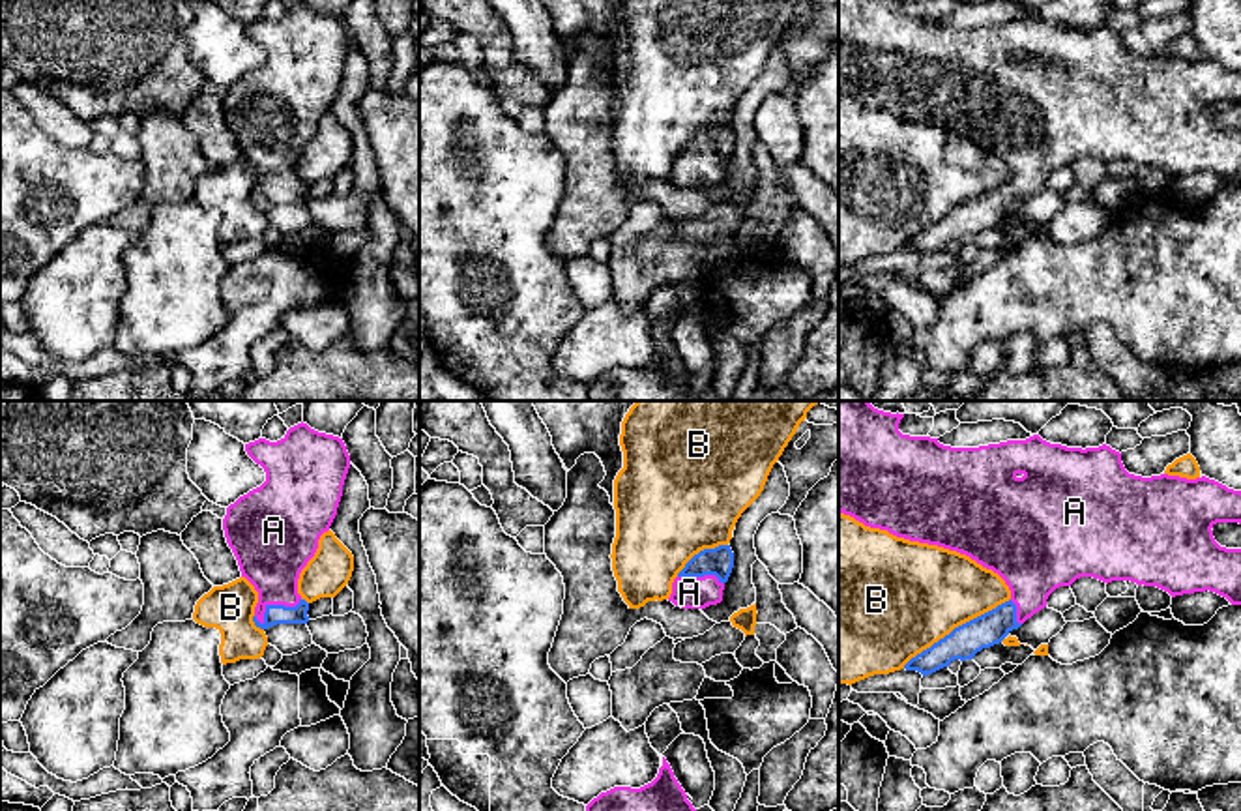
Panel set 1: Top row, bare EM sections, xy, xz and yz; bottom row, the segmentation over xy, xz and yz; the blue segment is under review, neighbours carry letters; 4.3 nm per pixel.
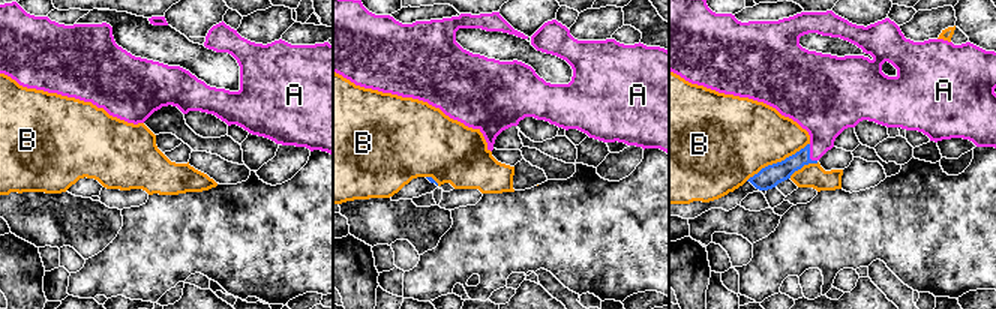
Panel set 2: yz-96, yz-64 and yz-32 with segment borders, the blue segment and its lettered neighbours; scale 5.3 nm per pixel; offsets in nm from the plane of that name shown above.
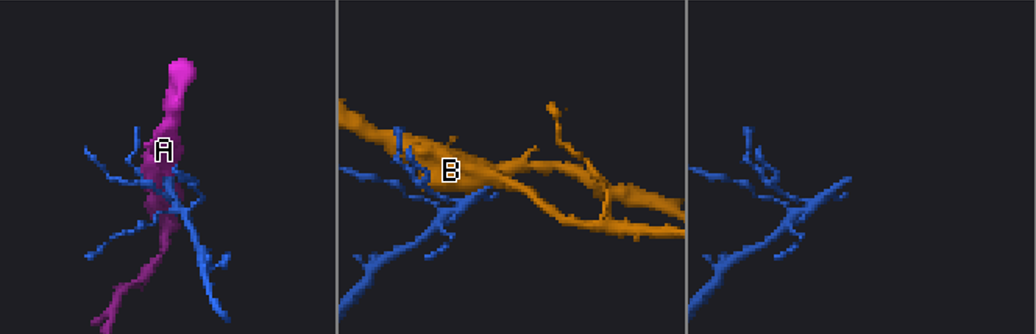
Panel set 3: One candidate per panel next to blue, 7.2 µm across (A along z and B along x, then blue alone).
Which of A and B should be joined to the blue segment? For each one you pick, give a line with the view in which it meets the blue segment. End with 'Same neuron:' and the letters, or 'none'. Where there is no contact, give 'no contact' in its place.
A: meets blue in xy
Same neuron: A

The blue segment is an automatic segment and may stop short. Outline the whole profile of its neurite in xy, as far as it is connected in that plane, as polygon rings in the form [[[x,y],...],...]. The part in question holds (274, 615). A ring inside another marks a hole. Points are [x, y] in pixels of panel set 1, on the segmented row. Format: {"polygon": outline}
{"polygon": [[[303,421],[290,427],[277,442],[258,438],[245,444],[245,451],[264,468],[266,481],[226,508],[223,530],[226,543],[238,560],[241,577],[258,592],[253,622],[260,629],[277,624],[307,624],[309,603],[298,594],[298,579],[301,569],[314,556],[320,536],[329,530],[337,515],[343,485],[350,468],[350,455],[343,438],[318,433]]]}

